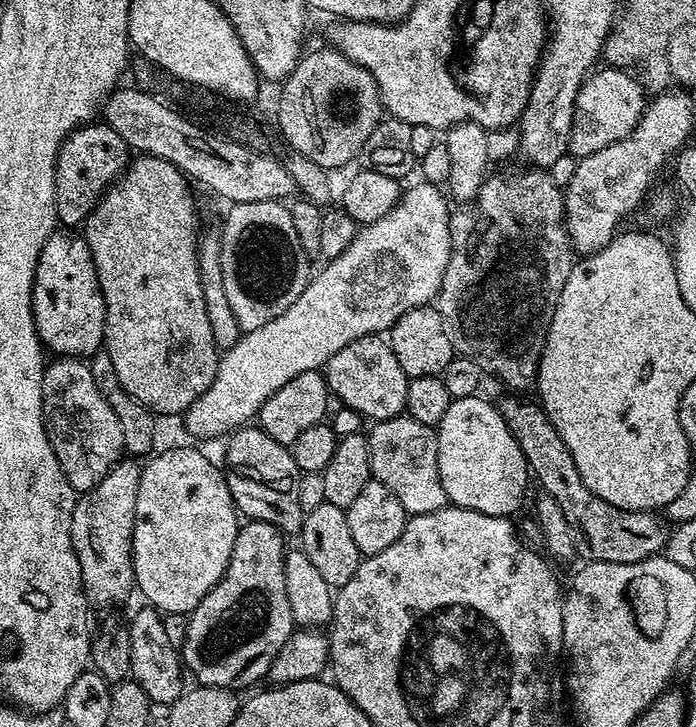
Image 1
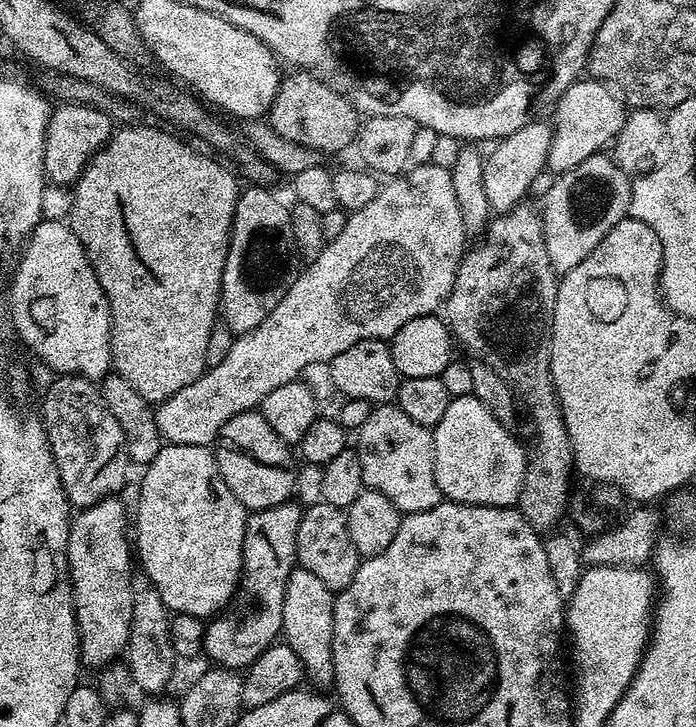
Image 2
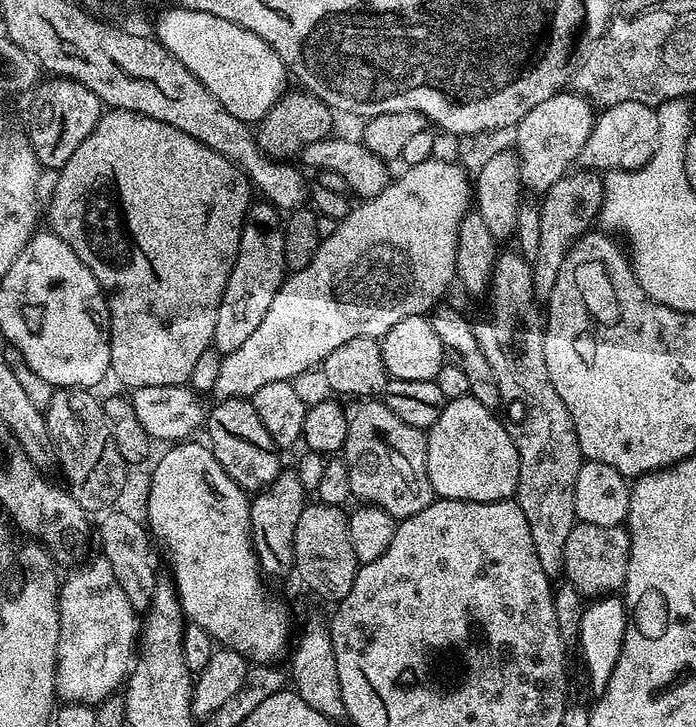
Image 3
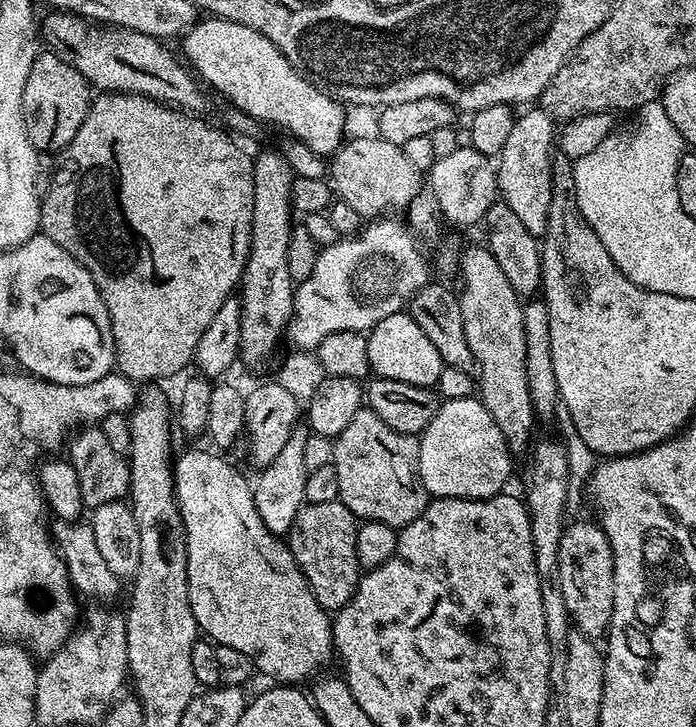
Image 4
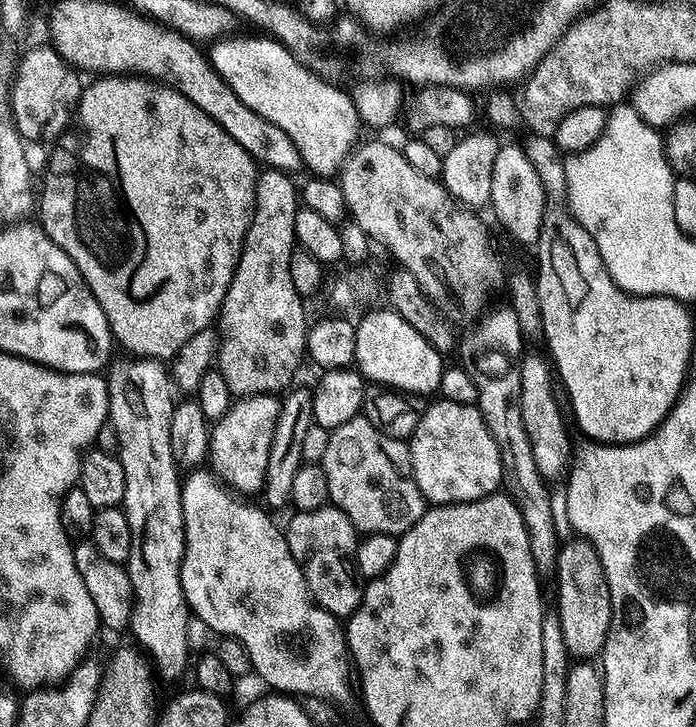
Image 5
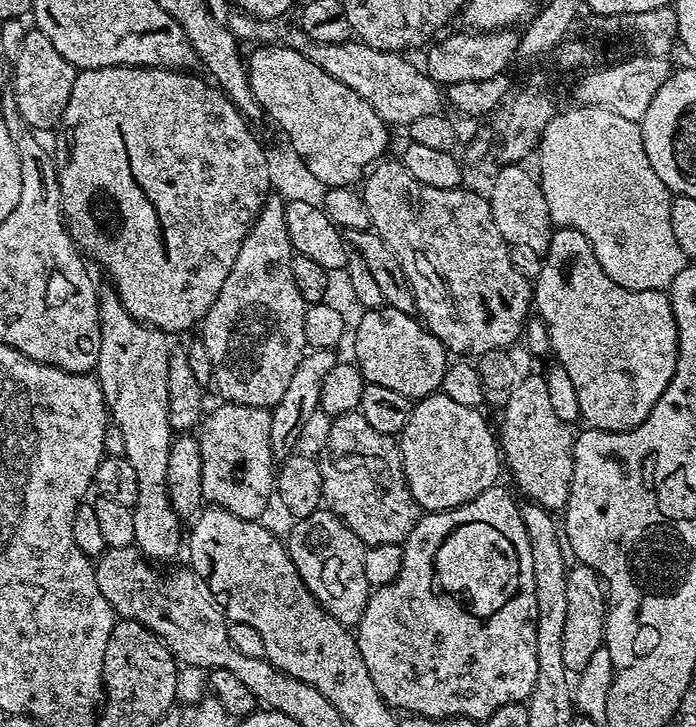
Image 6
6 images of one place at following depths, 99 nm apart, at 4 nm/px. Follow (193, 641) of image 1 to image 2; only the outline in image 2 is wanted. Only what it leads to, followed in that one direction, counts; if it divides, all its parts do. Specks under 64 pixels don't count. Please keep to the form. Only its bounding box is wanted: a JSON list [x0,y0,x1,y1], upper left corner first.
[203,502,302,670]

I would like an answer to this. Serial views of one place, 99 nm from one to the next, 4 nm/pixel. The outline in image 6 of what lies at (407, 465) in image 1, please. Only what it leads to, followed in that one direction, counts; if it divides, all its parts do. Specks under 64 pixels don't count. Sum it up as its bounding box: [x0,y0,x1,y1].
[318,410,422,547]

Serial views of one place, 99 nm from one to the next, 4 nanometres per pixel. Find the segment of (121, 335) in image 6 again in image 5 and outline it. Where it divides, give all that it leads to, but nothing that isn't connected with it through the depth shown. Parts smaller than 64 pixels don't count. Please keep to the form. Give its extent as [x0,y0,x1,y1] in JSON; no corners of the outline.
[106,358,190,680]

